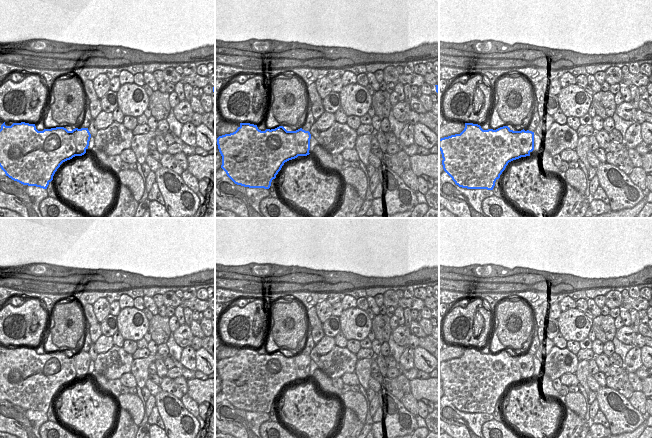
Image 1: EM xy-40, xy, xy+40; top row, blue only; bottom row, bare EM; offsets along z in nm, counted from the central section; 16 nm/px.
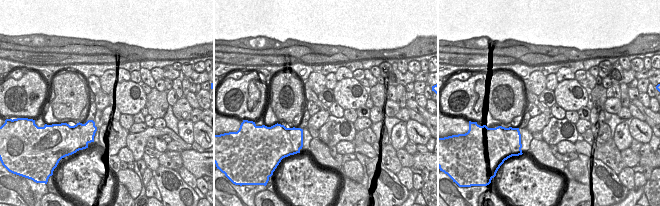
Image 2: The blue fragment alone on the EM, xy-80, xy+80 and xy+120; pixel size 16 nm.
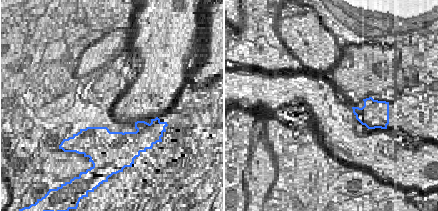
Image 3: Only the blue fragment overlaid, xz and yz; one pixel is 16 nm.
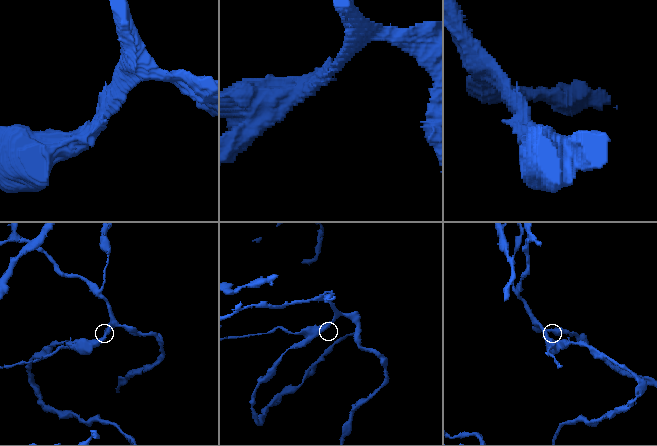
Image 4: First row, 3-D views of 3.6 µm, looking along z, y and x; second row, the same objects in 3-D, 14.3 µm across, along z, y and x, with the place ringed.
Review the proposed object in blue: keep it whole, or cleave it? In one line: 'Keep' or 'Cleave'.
Cleave

